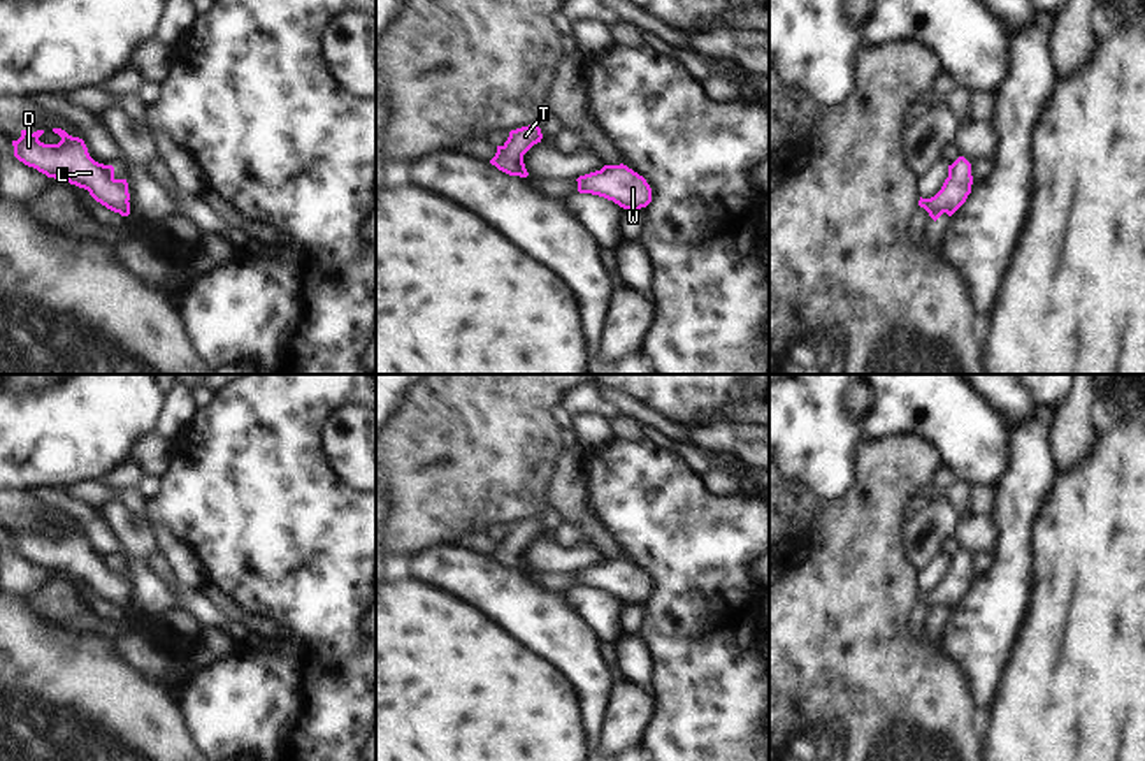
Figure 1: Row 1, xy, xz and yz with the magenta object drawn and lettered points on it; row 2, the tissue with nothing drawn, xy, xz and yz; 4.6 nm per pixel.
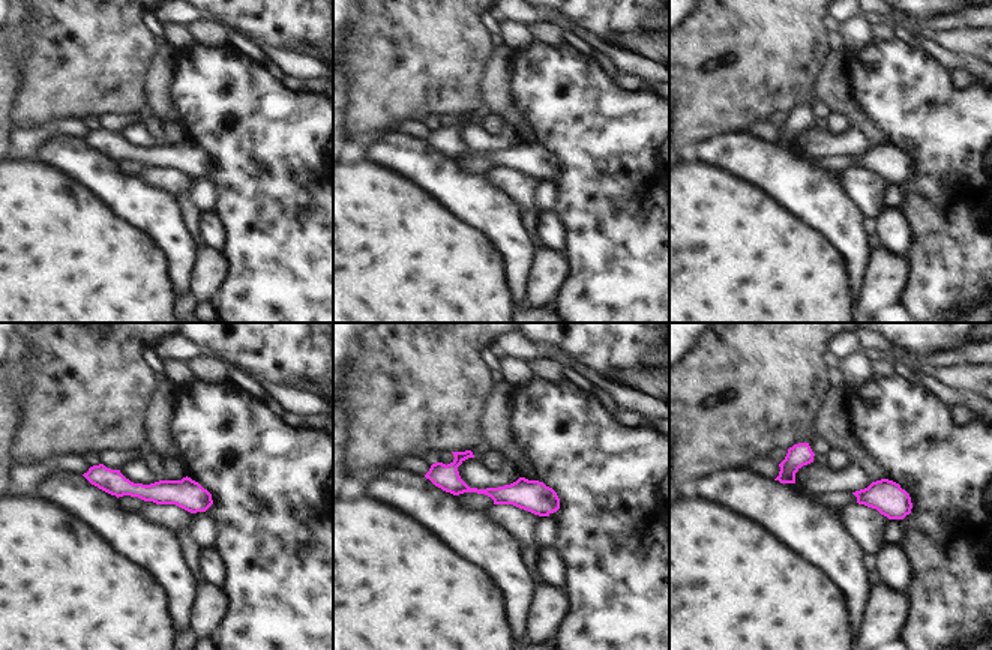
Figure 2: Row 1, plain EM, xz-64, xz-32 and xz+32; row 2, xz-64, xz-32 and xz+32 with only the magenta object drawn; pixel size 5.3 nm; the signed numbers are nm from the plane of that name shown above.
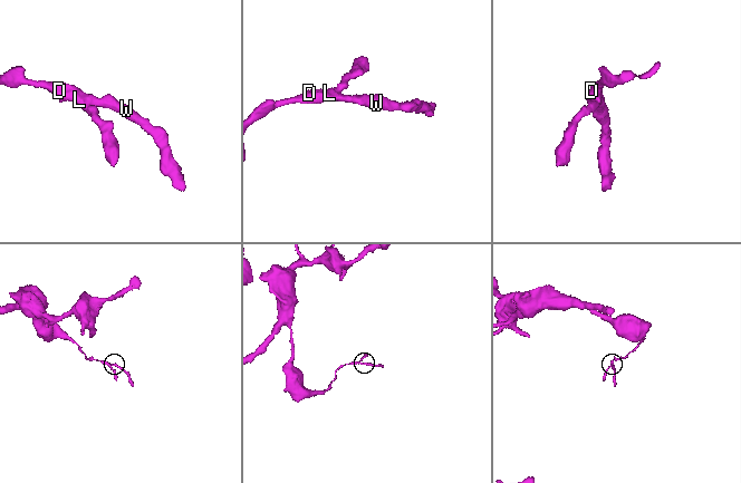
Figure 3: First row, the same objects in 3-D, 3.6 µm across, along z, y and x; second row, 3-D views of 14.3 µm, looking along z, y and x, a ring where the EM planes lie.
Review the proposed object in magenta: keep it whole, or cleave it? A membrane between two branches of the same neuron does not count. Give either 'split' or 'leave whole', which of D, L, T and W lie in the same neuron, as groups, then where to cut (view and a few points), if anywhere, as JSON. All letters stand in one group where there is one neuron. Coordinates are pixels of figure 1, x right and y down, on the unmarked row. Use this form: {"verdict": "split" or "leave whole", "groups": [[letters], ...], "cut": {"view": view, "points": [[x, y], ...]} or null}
{"verdict": "leave whole", "groups": [["D", "L", "T", "W"]], "cut": null}

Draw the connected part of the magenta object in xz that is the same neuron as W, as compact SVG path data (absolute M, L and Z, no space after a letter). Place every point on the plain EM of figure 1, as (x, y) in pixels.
M623 557L604 559L576 575L580 587L604 591L629 605L639 605L652 596L652 582L646 573Z

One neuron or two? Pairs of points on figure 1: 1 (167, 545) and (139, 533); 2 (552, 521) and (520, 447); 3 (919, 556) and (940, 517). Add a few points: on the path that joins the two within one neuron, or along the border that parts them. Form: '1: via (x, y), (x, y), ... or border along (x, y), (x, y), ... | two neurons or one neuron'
1: border along (151, 528), (157, 549) | two neurons
2: border along (543, 512), (538, 519) | two neurons
3: via (922, 547), (933, 533), (933, 526) | one neuron

